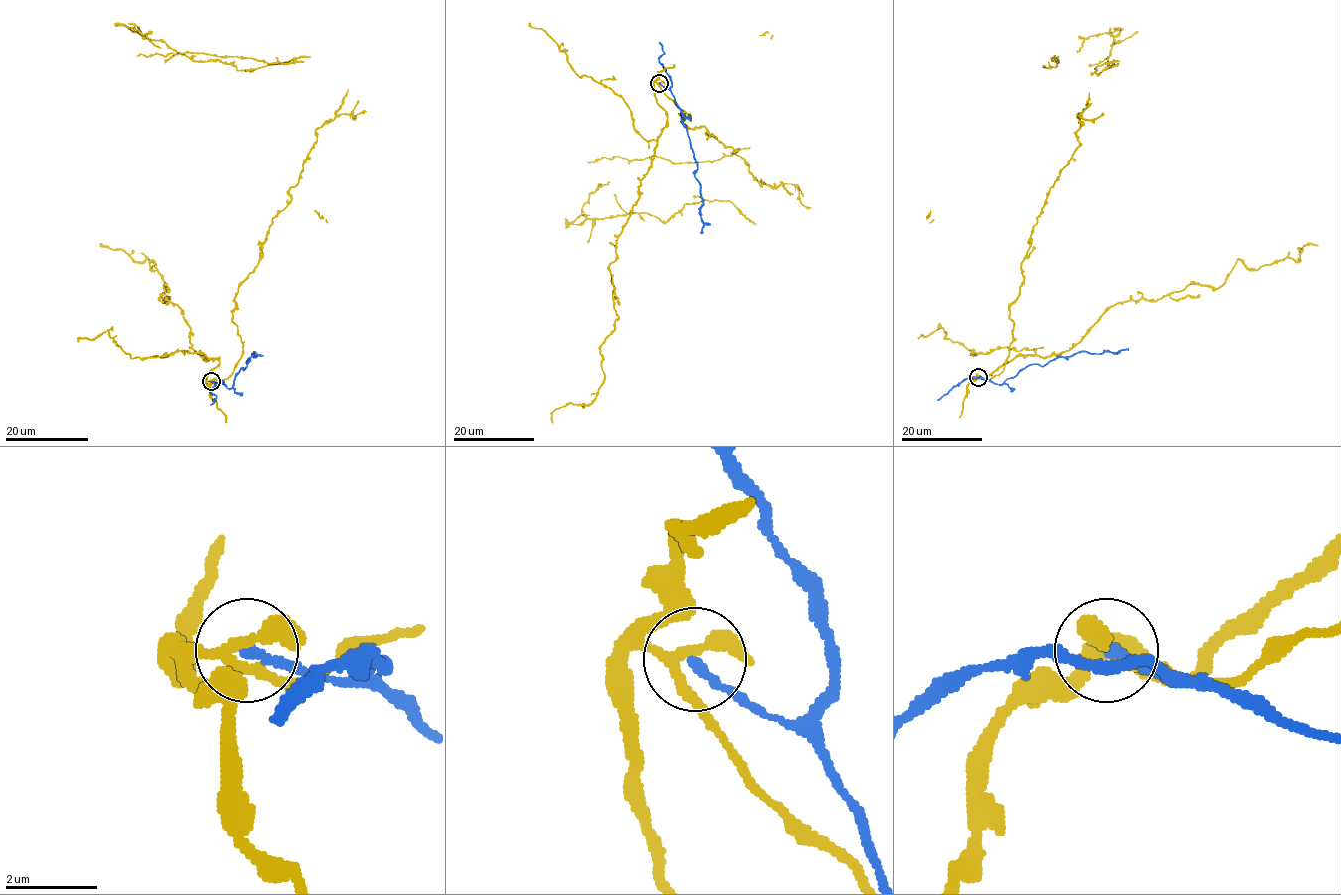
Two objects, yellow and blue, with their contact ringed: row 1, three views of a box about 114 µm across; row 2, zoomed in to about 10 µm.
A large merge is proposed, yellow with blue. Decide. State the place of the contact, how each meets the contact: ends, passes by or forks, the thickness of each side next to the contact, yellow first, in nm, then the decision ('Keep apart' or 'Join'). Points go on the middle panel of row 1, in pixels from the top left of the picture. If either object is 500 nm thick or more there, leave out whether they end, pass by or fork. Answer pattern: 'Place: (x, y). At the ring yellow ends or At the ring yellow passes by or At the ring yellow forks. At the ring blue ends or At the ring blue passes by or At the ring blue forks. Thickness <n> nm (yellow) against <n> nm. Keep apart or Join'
Place: (659, 83). At the ring yellow forks. At the ring blue ends. Thickness 220 nm (yellow) against 240 nm. Keep apart

